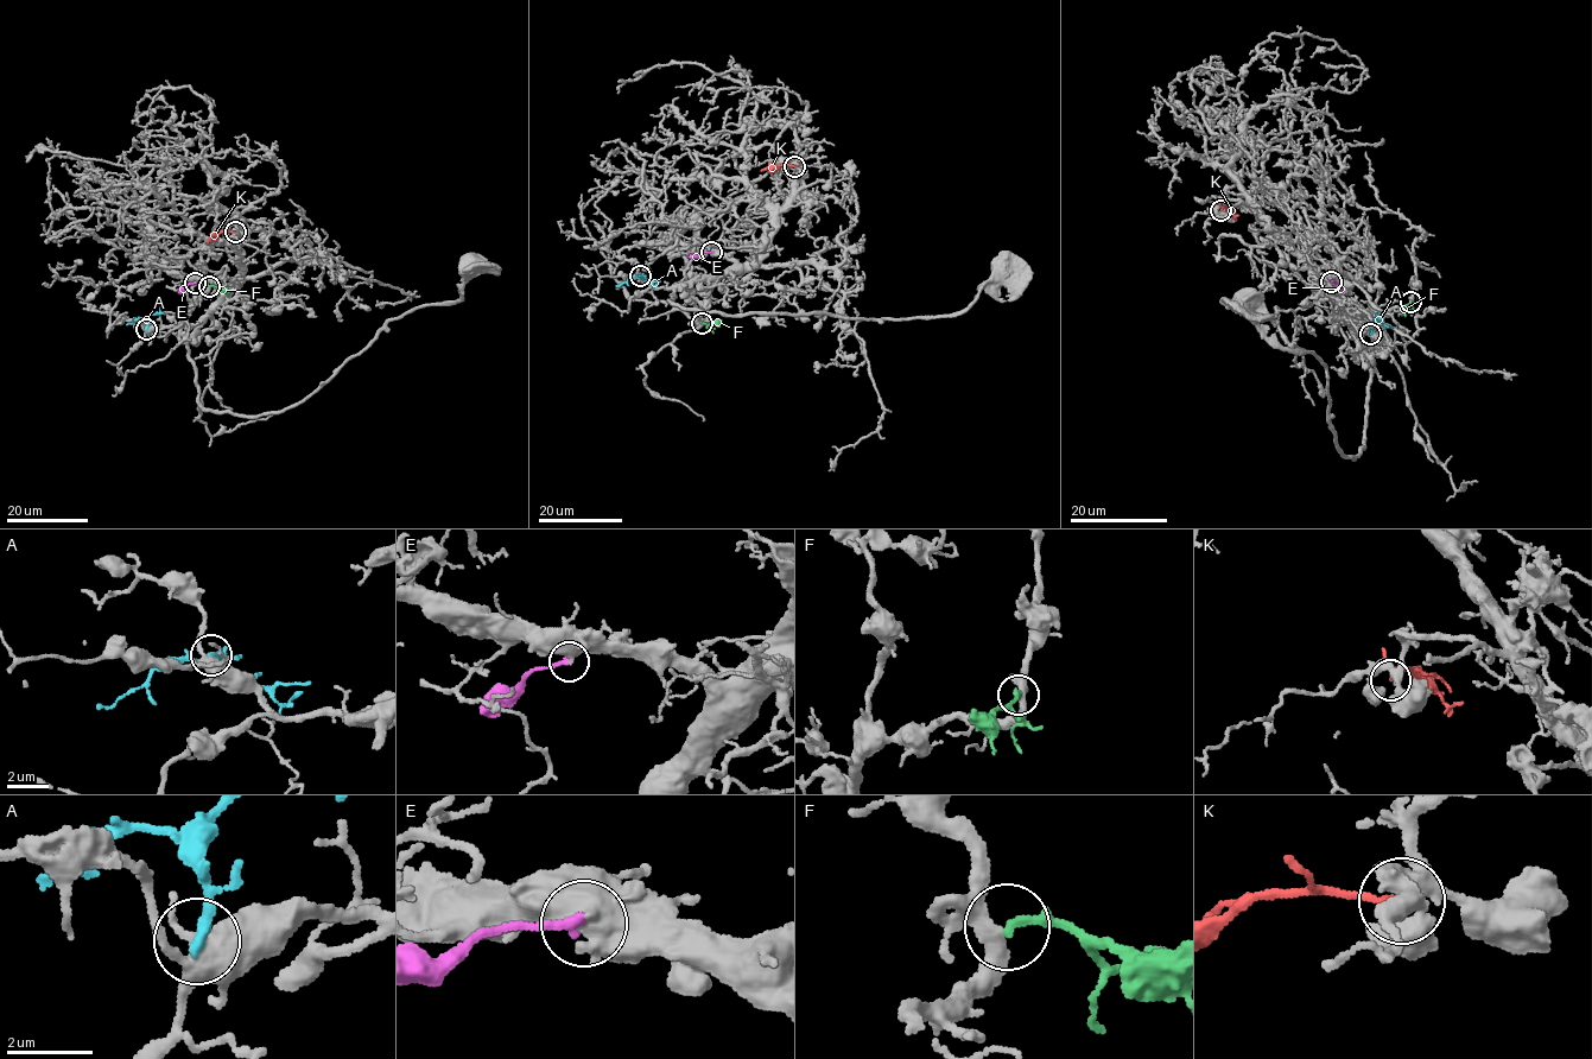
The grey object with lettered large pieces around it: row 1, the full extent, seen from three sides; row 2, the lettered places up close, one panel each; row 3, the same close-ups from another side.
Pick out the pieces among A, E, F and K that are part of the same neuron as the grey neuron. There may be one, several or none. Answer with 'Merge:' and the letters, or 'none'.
Merge: F

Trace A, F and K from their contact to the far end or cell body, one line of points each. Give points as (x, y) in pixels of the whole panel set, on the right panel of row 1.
A: (1370, 334), (1377, 319), (1391, 329)
F: (1412, 302), (1405, 306), (1406, 316)
K: (1222, 210), (1225, 207), (1236, 220)

